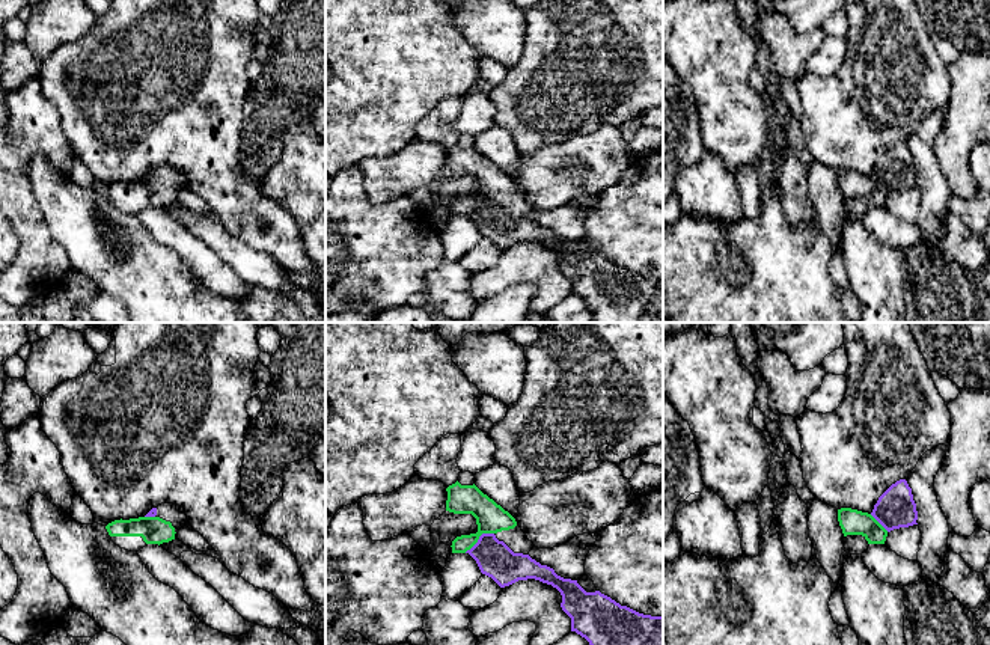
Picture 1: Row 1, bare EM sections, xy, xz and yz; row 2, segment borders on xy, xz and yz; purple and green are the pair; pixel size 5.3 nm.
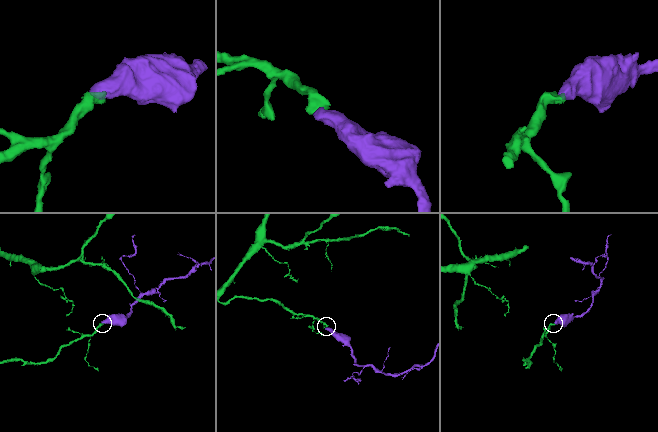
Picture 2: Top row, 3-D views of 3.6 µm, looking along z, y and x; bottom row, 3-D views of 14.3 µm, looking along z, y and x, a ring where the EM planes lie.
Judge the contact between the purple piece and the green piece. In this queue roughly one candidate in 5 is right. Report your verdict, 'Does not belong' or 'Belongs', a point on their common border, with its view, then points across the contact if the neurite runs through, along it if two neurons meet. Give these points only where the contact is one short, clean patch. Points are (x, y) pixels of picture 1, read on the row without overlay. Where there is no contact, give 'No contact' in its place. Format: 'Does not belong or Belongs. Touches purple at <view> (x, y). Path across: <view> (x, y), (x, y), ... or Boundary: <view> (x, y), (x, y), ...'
Belongs. Touches purple at xz (479, 201). Path across: xz (494, 222), (479, 201), (490, 180)

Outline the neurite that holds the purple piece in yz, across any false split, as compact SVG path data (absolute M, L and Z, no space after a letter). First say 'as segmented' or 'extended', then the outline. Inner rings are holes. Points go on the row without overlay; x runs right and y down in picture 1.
extended; M906 142L892 146L877 163L871 176L851 170L838 172L844 199L862 197L868 206L885 206L891 193L916 185L918 173Z

